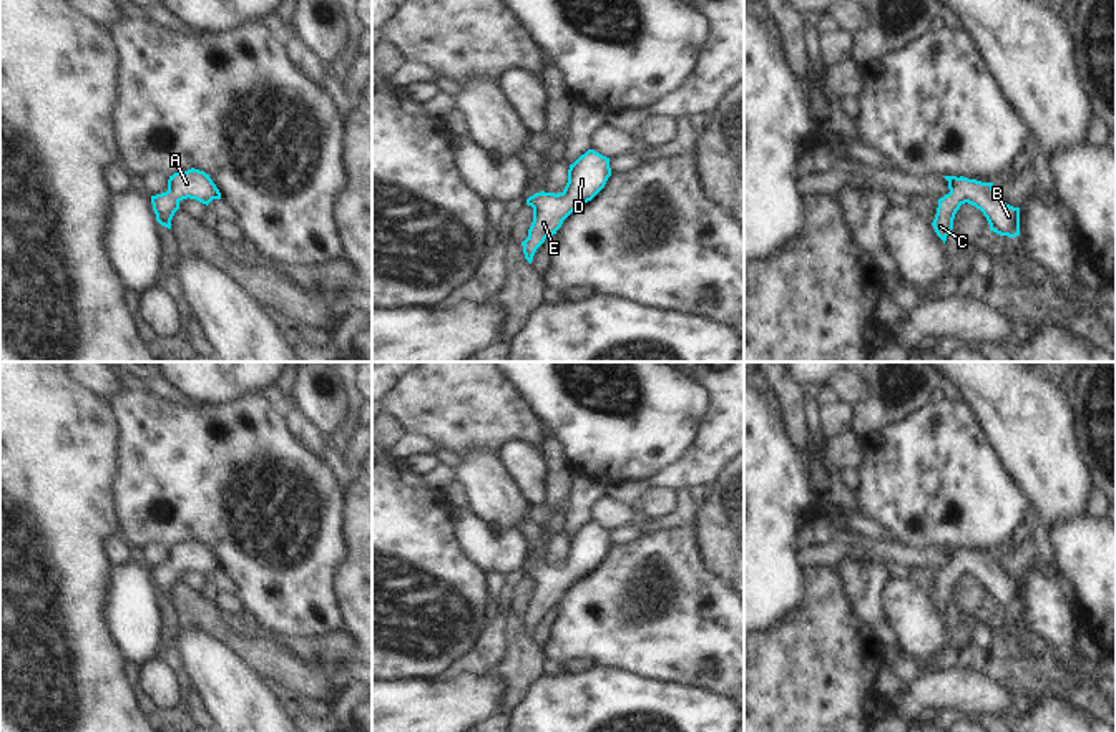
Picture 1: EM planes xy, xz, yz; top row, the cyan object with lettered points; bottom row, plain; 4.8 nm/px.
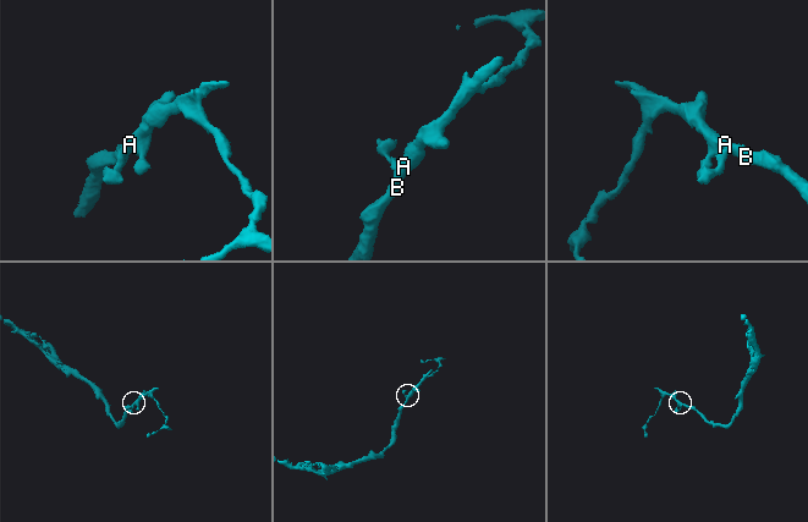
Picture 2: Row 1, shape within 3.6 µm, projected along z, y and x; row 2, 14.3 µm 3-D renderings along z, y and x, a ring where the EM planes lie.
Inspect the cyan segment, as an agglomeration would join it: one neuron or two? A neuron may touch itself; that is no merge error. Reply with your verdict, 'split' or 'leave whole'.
leave whole

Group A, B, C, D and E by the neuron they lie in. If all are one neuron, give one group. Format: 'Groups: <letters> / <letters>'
Groups: A B C D E.

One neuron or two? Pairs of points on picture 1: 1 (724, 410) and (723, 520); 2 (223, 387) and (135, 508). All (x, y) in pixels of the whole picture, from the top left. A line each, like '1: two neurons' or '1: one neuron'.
1: two neurons
2: two neurons

